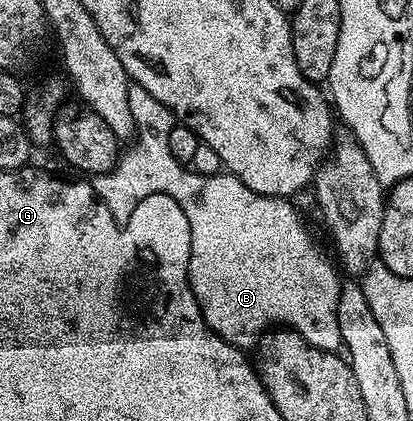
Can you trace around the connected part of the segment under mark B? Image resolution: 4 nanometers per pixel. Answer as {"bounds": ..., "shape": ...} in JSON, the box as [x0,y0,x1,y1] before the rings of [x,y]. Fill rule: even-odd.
{"bounds":[94,82,344,352],"shape":[[[131,82],[128,89],[128,106],[132,108],[132,121],[134,122],[134,130],[136,138],[129,144],[130,147],[121,152],[118,157],[118,166],[116,168],[116,176],[118,175],[118,183],[106,183],[110,181],[98,181],[94,183],[94,192],[98,194],[98,198],[102,200],[104,205],[108,205],[108,209],[112,213],[112,217],[118,223],[126,223],[128,217],[132,217],[132,209],[136,209],[136,205],[140,201],[144,201],[144,197],[152,197],[152,193],[164,193],[168,197],[172,197],[172,201],[176,201],[176,205],[180,205],[180,209],[184,209],[184,217],[188,217],[188,225],[192,229],[192,249],[190,250],[190,288],[196,297],[196,301],[202,307],[202,316],[204,321],[209,323],[210,328],[223,339],[236,341],[237,346],[243,349],[249,349],[250,346],[259,342],[263,333],[269,332],[275,325],[281,325],[283,328],[298,332],[300,337],[304,337],[304,341],[310,347],[315,347],[321,351],[337,352],[343,346],[340,326],[337,325],[337,301],[344,296],[342,283],[338,280],[340,271],[332,262],[331,256],[318,248],[316,240],[310,236],[310,231],[306,228],[304,220],[298,216],[298,211],[293,207],[291,200],[286,197],[275,197],[273,195],[261,195],[252,189],[248,189],[248,185],[244,185],[237,177],[229,173],[221,173],[222,175],[201,175],[198,171],[190,171],[187,164],[175,163],[168,151],[168,133],[176,125],[176,116],[173,111],[169,111],[164,104],[156,101],[156,97],[152,97],[152,93],[148,93],[148,89],[144,89],[138,83]]]}

